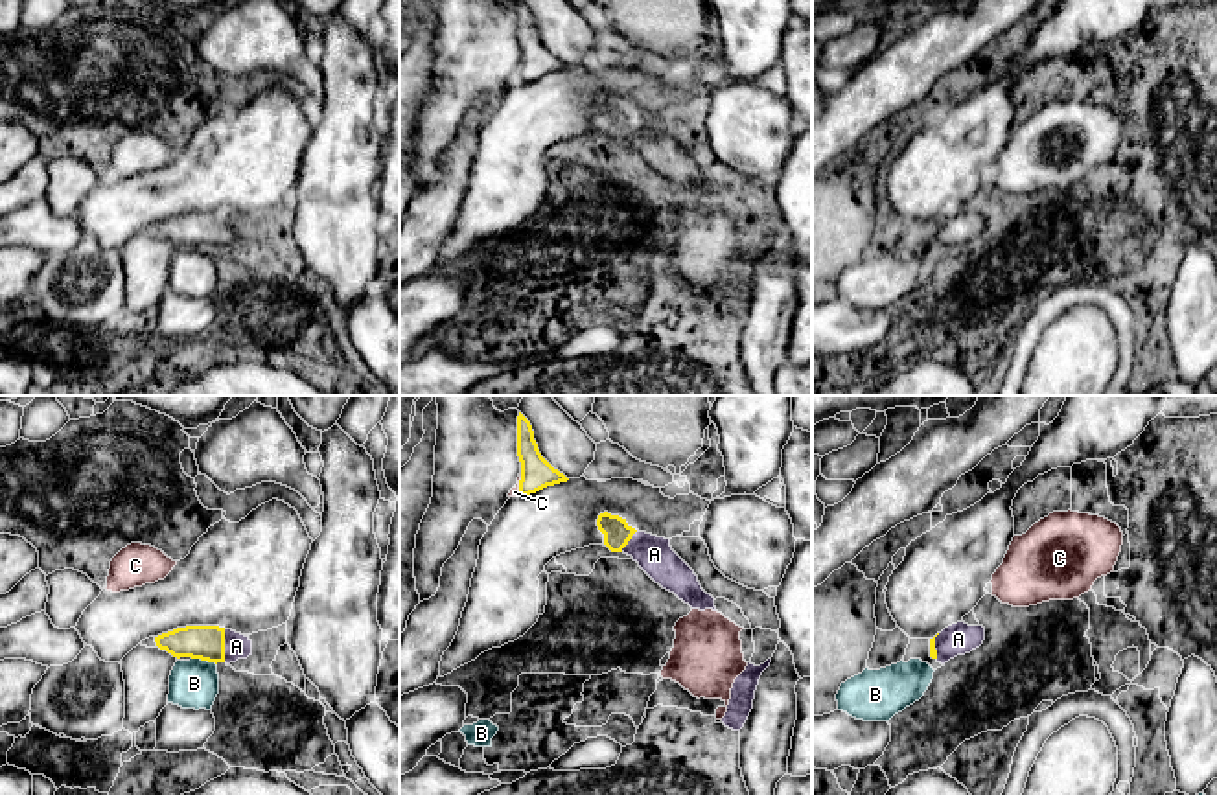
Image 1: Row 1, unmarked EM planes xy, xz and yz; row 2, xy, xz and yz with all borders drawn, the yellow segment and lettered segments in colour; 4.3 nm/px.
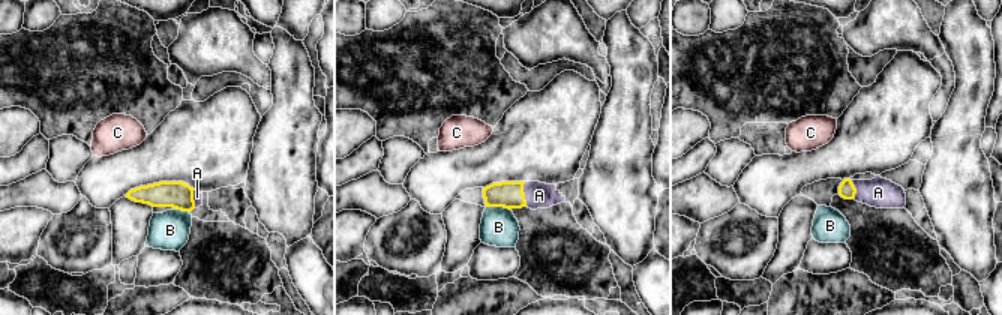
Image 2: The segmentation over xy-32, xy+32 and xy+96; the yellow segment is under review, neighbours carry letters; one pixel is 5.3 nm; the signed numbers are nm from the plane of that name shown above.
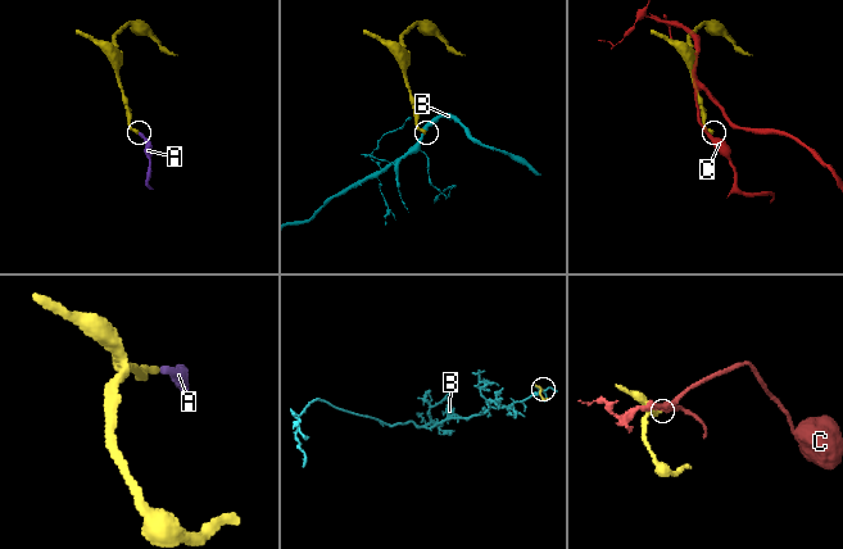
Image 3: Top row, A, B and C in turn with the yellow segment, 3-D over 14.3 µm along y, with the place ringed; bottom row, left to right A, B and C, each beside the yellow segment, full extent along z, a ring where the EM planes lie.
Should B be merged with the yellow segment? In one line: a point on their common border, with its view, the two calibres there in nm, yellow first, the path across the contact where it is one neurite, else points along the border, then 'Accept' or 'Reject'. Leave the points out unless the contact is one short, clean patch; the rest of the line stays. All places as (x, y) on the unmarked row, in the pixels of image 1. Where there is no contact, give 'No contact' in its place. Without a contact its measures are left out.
Touches yellow at xy (205, 247). Thickness 160 nm (yellow) against 220 nm. Boundary: xy (192, 245), (216, 253). Reject

